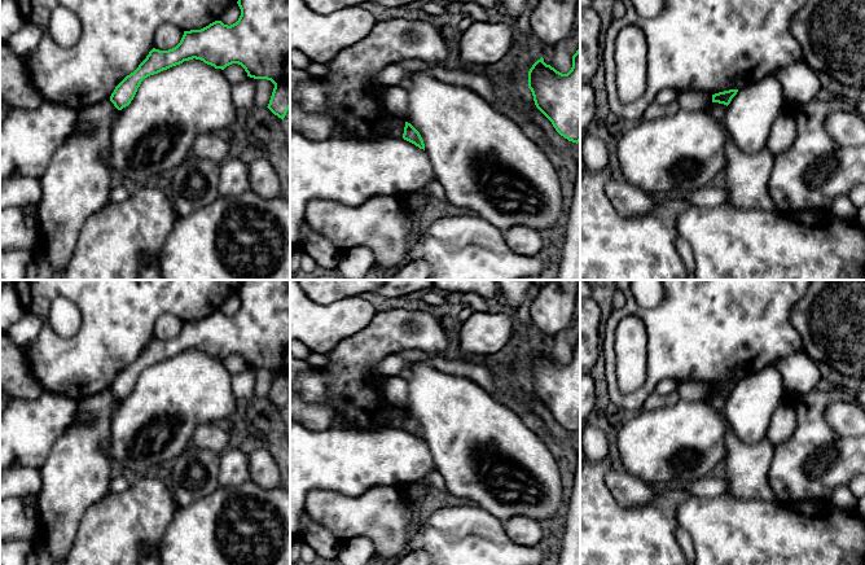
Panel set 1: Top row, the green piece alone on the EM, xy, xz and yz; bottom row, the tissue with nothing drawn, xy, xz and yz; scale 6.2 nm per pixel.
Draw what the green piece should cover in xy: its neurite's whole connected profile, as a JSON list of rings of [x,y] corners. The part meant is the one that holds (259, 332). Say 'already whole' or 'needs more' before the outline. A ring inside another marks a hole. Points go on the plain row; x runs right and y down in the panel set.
already whole | [[[243,280],[237,294],[241,306],[236,314],[228,316],[215,311],[201,320],[184,321],[172,340],[153,338],[139,358],[115,377],[110,386],[114,397],[118,400],[128,397],[145,368],[196,349],[221,360],[238,354],[247,367],[271,371],[275,378],[267,398],[284,411],[290,399],[290,280]]]

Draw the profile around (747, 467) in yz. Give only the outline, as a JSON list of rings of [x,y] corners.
[[[729,429],[725,434],[725,448],[726,492],[742,499],[777,502],[768,477],[774,450],[768,438],[747,444]]]

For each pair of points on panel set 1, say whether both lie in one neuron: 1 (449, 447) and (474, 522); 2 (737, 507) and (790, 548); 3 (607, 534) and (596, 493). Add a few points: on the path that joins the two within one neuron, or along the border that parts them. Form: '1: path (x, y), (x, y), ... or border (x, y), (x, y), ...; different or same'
1: border (477, 504), (501, 521); different
2: path (750, 520), (777, 547); same
3: path (597, 524), (596, 503); same

